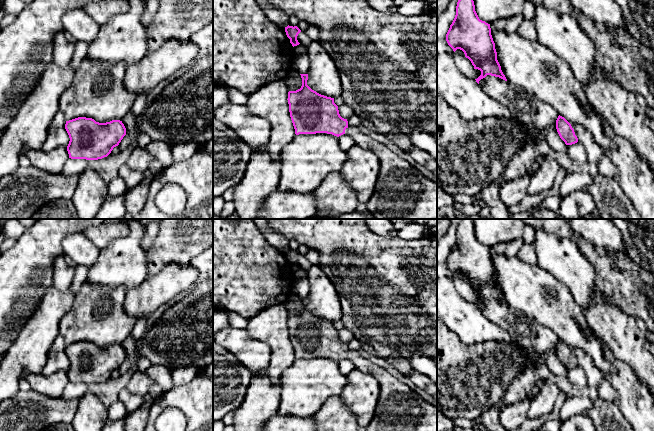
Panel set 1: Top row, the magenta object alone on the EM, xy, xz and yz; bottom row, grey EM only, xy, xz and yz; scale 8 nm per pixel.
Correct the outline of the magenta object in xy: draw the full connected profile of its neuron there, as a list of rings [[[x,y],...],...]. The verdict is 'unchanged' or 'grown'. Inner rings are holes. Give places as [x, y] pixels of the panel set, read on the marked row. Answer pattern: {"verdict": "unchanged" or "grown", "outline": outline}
{"verdict": "unchanged", "outline": [[[78,117],[66,121],[65,129],[70,141],[69,158],[98,160],[107,157],[126,135],[122,121],[96,122],[92,118]]]}

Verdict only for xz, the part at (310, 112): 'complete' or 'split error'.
split error

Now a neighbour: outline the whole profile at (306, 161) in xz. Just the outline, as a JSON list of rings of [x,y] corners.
[[[327,133],[295,135],[281,151],[281,174],[277,190],[313,193],[329,173],[340,172],[346,160],[347,152],[341,149],[337,136]]]

